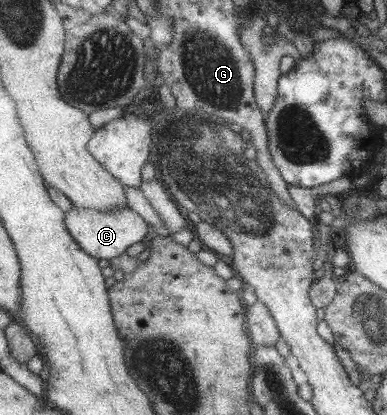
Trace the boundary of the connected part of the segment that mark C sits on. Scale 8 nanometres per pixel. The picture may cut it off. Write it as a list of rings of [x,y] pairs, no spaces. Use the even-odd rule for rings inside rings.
[[[128,207],[111,211],[74,208],[66,213],[65,222],[72,237],[81,245],[82,249],[98,259],[109,260],[124,256],[128,247],[132,247],[134,243],[145,241],[150,232],[155,232],[146,219]]]

